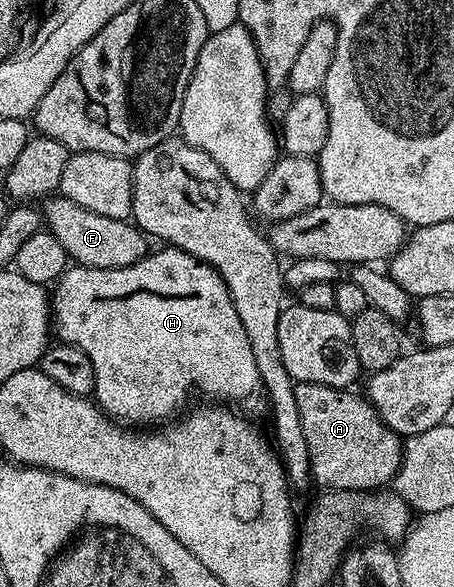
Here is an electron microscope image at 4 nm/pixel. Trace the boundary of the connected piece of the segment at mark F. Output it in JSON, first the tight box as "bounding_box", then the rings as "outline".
{"bounding_box":[40,196,148,268],"outline":[[[61,196],[47,197],[40,209],[45,229],[56,236],[60,244],[64,244],[67,259],[79,266],[128,268],[128,264],[136,264],[136,260],[140,260],[148,252],[147,235],[133,221],[124,218],[112,220],[108,216],[100,216],[100,212],[88,212],[88,208],[80,208],[80,204],[72,204],[72,200]]]}

